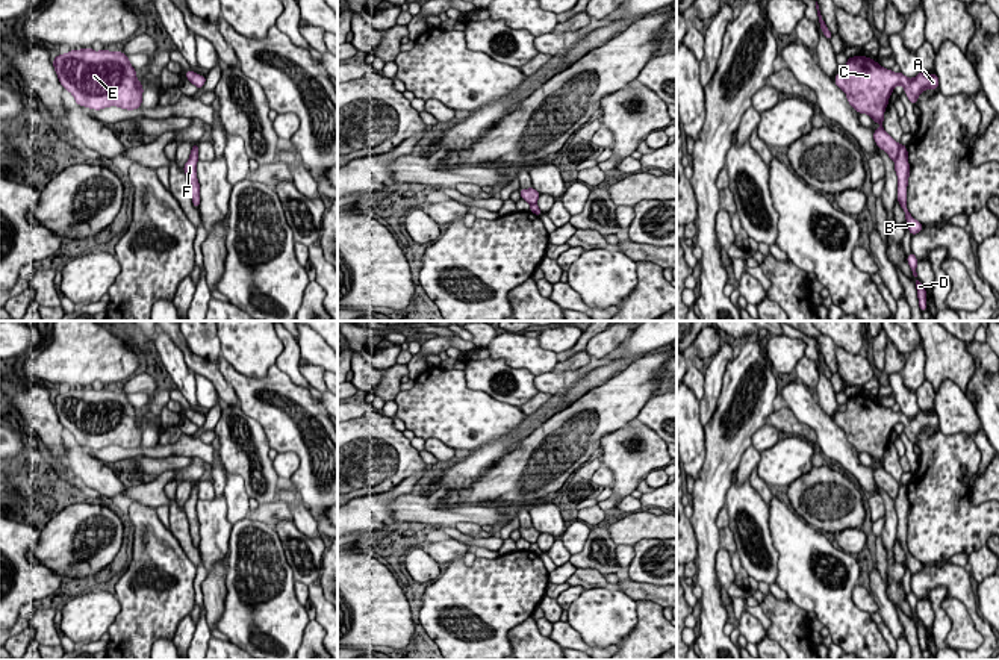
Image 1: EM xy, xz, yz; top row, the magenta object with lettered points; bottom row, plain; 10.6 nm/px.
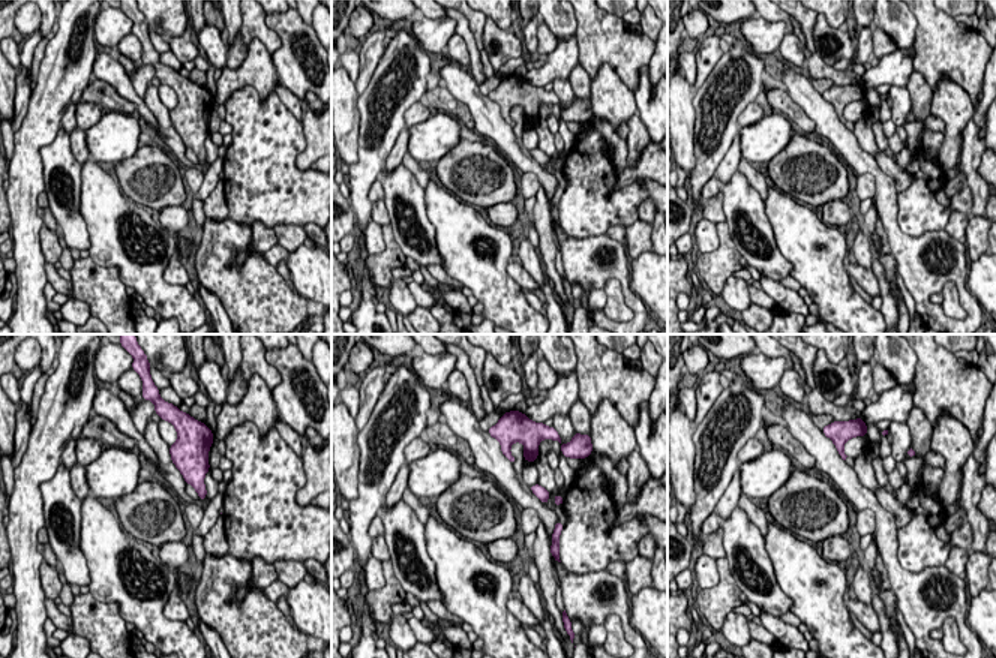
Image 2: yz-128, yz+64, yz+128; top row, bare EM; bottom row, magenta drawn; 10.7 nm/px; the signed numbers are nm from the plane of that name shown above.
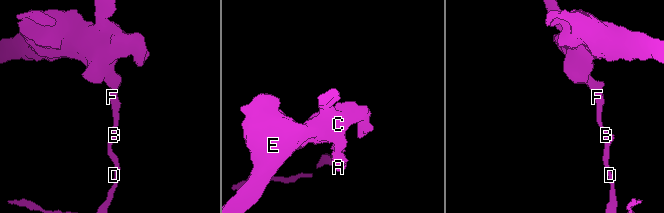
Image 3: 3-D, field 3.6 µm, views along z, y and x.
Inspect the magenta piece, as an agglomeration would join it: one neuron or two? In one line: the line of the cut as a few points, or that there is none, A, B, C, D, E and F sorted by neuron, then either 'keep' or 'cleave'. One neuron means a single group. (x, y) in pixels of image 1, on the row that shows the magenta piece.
cut in yz along (901, 146), (893, 159); A C E / B D F; cleave

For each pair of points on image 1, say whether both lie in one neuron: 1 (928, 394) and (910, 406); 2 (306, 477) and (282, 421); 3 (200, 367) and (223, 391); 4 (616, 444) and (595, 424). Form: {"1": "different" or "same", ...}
{"1": "different", "2": "same", "3": "same", "4": "different"}

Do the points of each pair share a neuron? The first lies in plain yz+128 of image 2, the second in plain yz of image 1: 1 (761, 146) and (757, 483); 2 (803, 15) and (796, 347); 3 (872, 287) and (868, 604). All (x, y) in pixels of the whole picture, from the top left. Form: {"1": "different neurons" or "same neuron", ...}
{"1": "different neurons", "2": "different neurons", "3": "same neuron"}

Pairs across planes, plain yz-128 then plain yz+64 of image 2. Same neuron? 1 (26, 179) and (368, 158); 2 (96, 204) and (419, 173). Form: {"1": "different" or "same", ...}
{"1": "same", "2": "different"}

